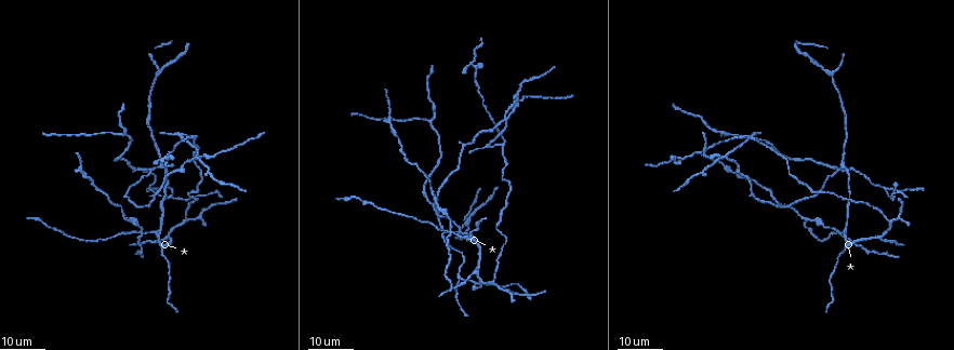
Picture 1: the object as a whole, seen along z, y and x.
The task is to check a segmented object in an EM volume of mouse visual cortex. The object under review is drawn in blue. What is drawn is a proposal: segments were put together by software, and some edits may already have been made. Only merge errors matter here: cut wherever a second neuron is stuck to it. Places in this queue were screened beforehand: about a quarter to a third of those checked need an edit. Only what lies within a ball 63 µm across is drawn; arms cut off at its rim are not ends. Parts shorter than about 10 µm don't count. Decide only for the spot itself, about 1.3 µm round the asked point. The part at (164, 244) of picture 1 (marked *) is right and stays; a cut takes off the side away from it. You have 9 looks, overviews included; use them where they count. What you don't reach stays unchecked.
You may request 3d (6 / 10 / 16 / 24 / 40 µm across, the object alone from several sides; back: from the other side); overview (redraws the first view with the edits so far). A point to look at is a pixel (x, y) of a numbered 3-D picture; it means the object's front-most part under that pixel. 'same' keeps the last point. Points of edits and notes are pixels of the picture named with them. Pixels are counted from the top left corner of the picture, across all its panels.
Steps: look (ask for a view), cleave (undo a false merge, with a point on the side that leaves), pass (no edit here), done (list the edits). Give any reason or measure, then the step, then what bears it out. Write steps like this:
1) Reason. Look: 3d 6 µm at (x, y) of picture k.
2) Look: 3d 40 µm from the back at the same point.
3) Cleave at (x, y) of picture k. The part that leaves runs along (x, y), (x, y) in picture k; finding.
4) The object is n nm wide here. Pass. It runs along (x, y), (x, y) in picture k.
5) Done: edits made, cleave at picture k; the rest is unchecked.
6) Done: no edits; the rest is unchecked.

Look: 3d 16 µm at (814, 163) of picture 1.

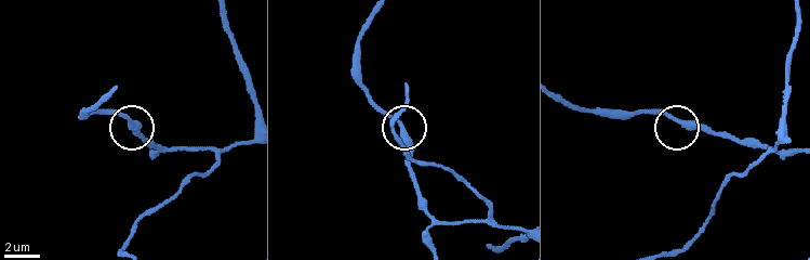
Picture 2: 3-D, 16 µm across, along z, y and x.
Look: 3d 6 µm at (128, 122) of picture 2.

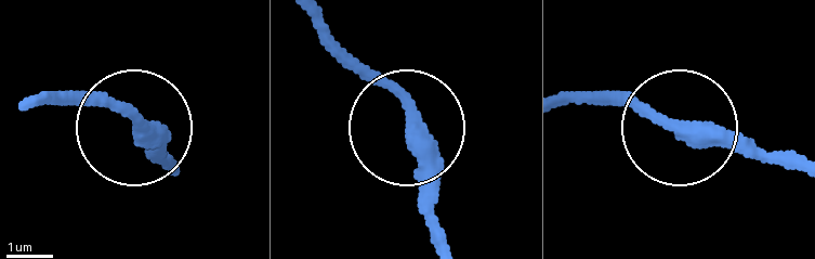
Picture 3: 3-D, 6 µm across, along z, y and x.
Pass. It runs along (446, 244), (430, 151), (321, 26) in picture 3; continuous, no second neuron.

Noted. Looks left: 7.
Three-way junction. Look: 3d 24 µm at (136, 171) of picture 1.

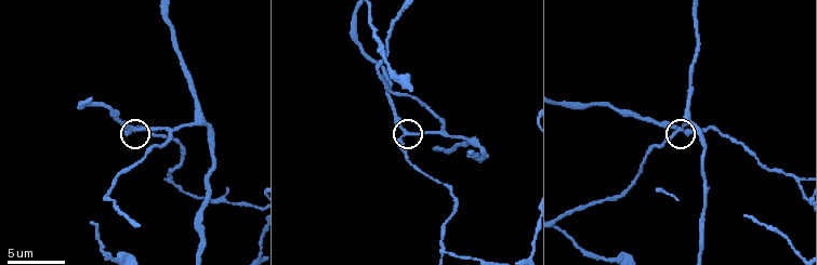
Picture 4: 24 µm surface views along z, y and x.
Look: 3d 10 µm at (132, 129) of picture 4.

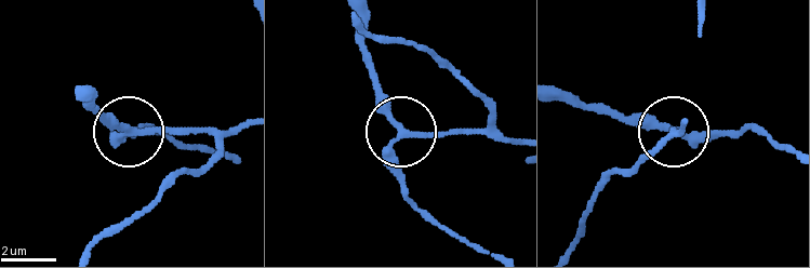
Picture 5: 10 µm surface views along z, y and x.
Pass. It runs along (518, 145), (476, 132), (407, 132), (393, 152), (399, 191) in picture 5; all the same neuron.

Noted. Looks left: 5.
Branch point. Look: 3d 16 µm at (751, 136) of picture 1.

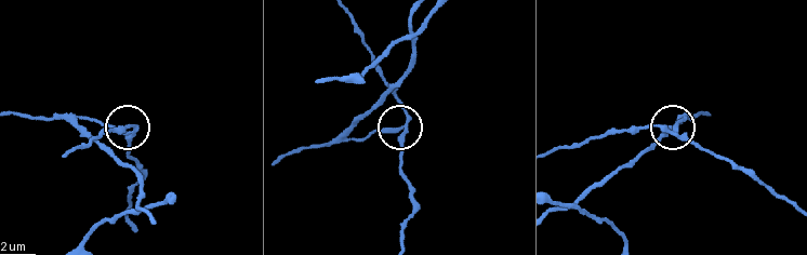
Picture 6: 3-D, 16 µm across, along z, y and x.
Look: 3d 6 µm at (398, 131) of picture 6.

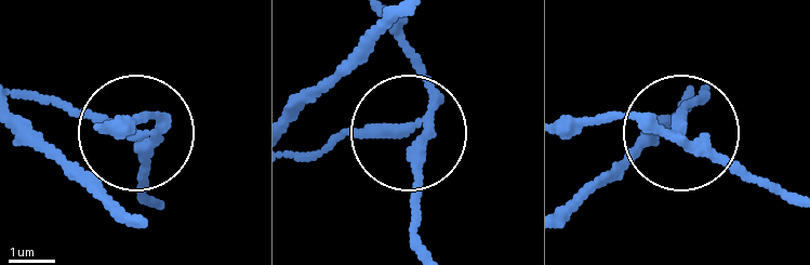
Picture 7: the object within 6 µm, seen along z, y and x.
3 arms meet here. Cleave at (76, 115) of picture 7. A second neuron is stuck on.

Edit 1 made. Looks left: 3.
Thin arm on a thick one. Look: 3d 16 µm at (163, 160) of picture 1.

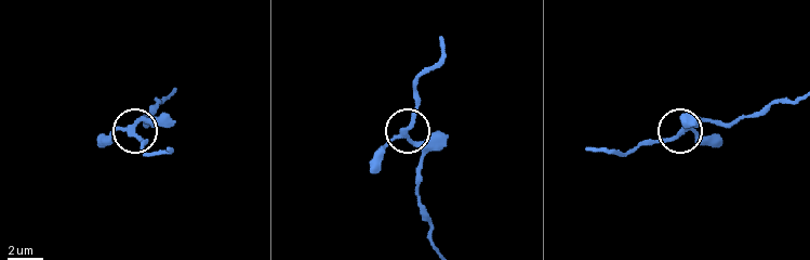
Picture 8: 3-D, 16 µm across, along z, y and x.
Zoom in. Look: 3d 6 µm at (407, 135) of picture 8.

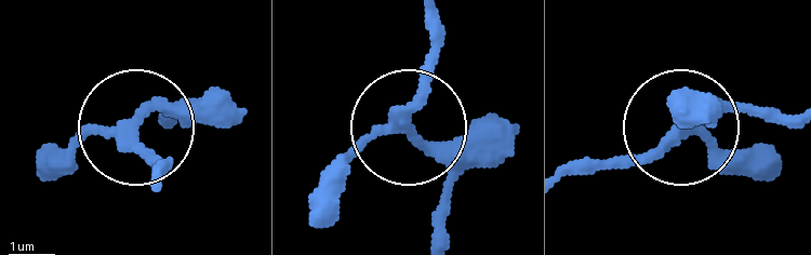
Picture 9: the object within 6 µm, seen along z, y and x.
Other side. Look: 3d 6 µm from the back at (131, 129) of picture 9.

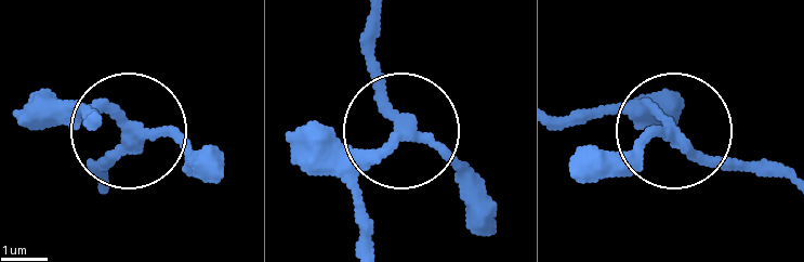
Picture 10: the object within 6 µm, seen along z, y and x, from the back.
The object is 250 nm wide here. Pass. All the same neuron.

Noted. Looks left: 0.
Done: edits made, cleave at picture 7; the rest is unchecked.

